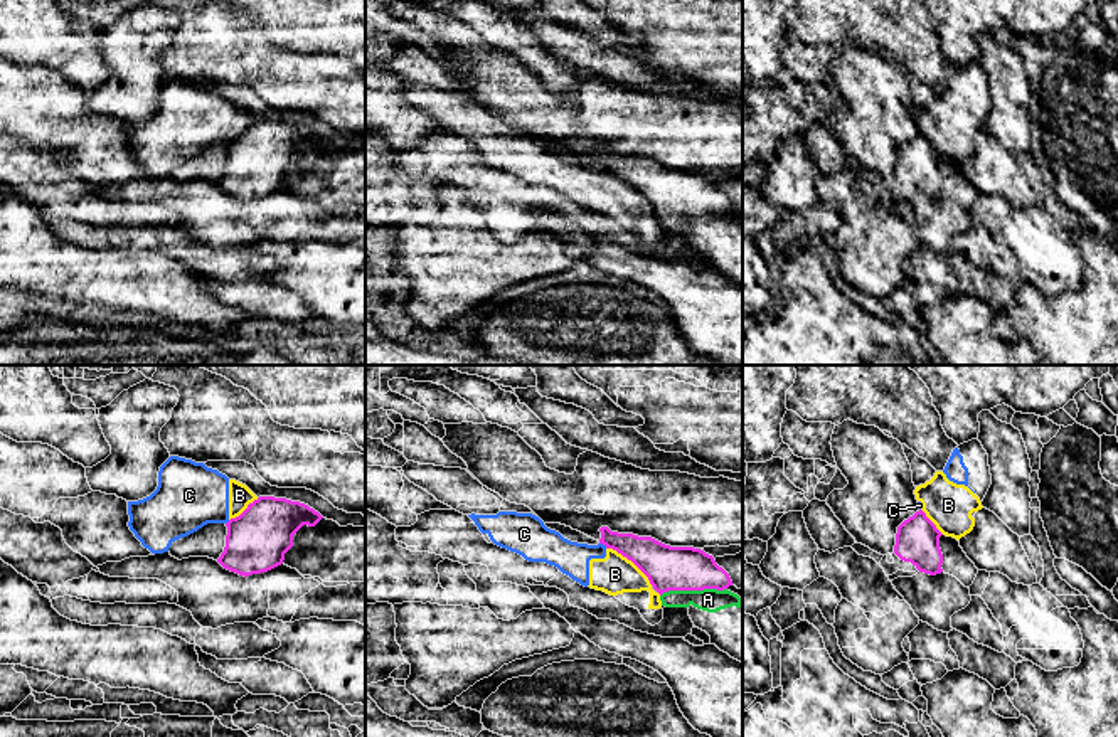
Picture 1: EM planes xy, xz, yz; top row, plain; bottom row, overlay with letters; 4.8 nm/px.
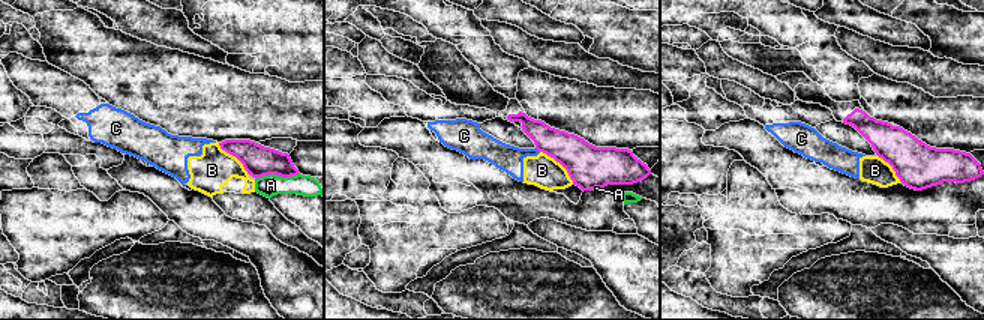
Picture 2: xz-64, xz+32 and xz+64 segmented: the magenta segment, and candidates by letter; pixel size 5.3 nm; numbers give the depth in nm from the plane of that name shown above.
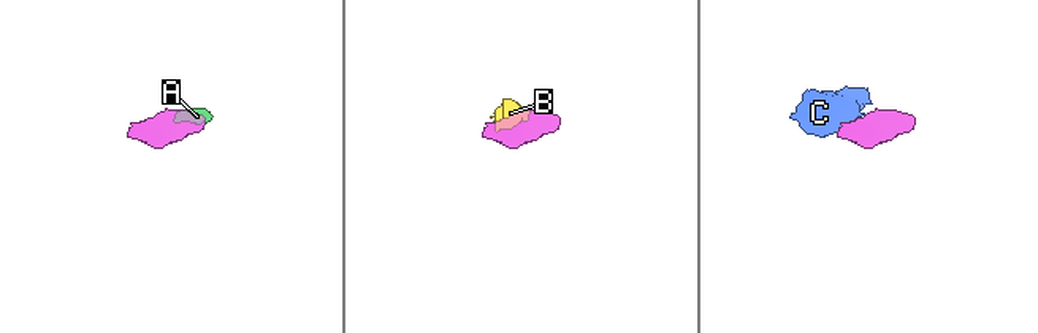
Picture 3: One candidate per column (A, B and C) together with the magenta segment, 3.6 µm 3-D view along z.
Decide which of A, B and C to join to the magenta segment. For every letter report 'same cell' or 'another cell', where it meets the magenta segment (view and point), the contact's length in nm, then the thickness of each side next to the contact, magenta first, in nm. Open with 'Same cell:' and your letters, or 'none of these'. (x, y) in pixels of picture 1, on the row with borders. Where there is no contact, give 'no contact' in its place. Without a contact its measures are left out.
Same cell: A
A: same cell; contact xz (692, 589); length 320 nm; calibres 220 and 110 nm
B: another cell; contact xz (630, 559); length 280 nm; calibres 220 and 190 nm
C: another cell; contact xz (603, 544); length 50 nm; calibres 170 and 160 nm

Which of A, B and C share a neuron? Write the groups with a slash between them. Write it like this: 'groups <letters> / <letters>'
groups A / B C

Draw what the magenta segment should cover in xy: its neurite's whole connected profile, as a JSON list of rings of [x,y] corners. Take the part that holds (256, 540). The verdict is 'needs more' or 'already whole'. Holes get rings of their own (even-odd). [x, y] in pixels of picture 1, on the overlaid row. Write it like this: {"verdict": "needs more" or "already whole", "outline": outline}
{"verdict": "already whole", "outline": [[[259,496],[226,523],[226,547],[217,562],[244,577],[268,572],[283,564],[293,547],[293,535],[303,525],[315,527],[322,518],[305,503]]]}

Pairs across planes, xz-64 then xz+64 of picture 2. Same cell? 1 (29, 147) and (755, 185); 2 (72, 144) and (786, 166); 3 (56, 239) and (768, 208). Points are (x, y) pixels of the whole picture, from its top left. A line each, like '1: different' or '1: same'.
1: different
2: same
3: same

